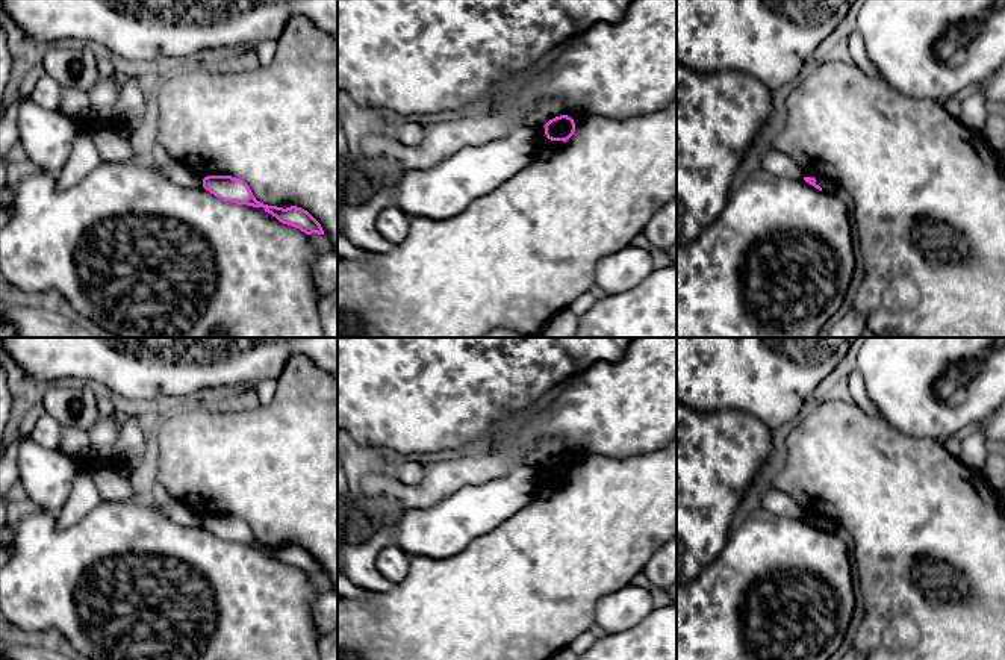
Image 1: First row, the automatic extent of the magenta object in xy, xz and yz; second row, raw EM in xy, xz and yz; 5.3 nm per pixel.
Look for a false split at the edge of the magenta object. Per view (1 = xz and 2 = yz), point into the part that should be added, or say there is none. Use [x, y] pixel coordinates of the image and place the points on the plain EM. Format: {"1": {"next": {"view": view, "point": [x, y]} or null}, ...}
{"1": {"next": null}, "2": {"next": null}}

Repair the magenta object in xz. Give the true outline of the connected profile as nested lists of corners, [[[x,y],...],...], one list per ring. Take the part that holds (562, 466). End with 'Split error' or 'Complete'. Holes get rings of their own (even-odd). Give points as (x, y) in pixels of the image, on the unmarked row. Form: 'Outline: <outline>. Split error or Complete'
Outline: [[[560,454],[549,459],[545,465],[545,474],[551,480],[566,481],[575,471],[575,462],[568,454]]]. Complete

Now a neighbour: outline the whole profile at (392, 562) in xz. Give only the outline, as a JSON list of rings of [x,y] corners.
[[[395,543],[383,548],[375,559],[378,572],[392,584],[403,581],[410,569],[412,556]]]

